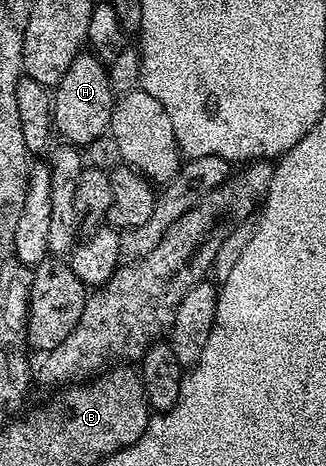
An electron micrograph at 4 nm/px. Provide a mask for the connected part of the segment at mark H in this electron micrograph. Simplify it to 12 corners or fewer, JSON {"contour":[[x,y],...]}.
{"contour":[[76,53],[53,89],[53,125],[85,147],[111,128],[108,66]]}

